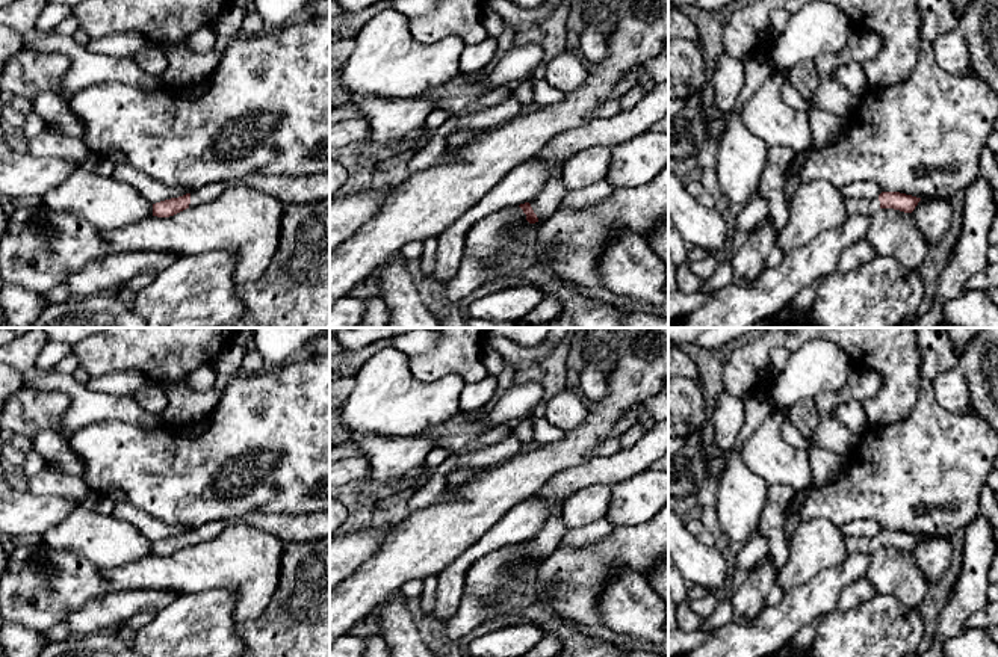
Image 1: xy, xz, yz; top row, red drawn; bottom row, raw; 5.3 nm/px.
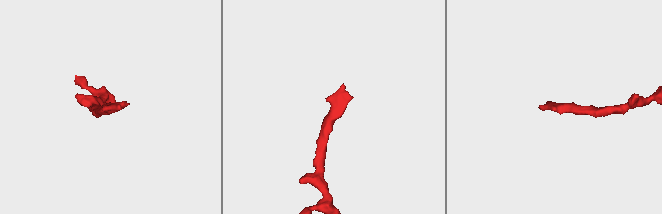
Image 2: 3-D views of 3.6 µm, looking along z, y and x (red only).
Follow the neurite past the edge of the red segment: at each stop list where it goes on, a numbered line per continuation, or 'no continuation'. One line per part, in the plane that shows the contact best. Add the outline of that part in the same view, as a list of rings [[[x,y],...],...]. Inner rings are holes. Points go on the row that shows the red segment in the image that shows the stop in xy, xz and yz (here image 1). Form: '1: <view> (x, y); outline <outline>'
1: xz (548, 200); outline [[[552,174],[543,189],[529,201],[538,222],[543,224],[559,208],[567,192],[561,177]]]

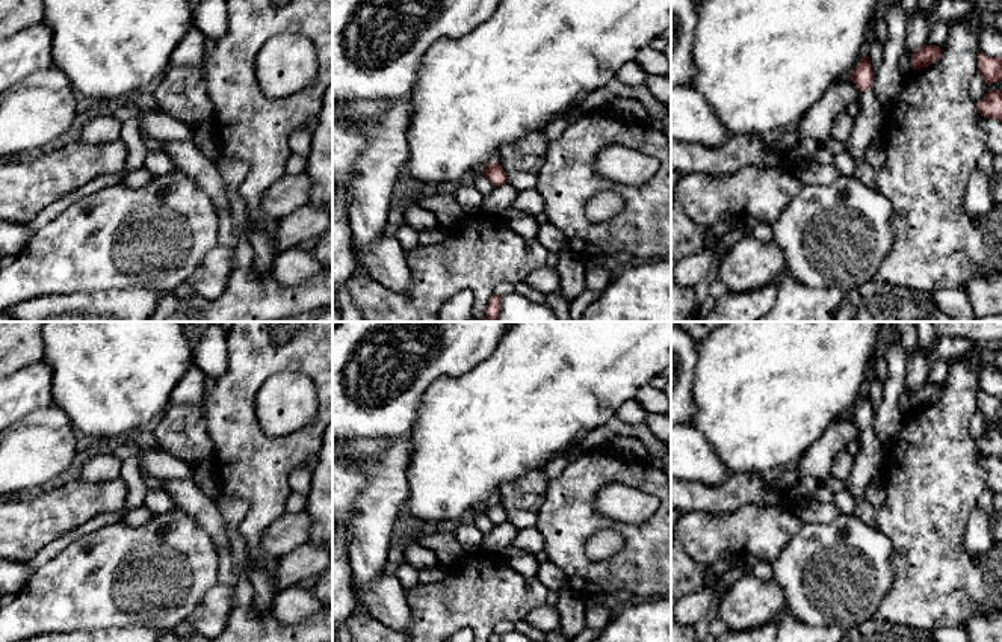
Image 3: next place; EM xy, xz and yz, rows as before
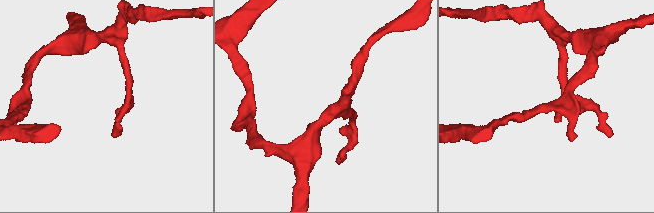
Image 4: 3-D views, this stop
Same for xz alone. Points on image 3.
no continuation

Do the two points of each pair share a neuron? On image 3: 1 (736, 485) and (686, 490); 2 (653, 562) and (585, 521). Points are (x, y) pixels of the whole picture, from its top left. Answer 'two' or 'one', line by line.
1: one
2: one

